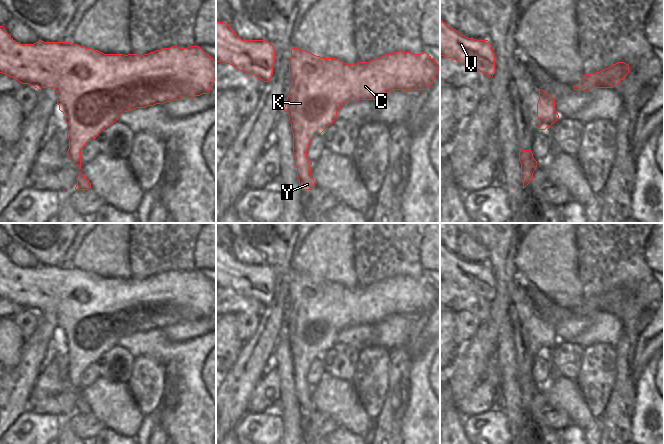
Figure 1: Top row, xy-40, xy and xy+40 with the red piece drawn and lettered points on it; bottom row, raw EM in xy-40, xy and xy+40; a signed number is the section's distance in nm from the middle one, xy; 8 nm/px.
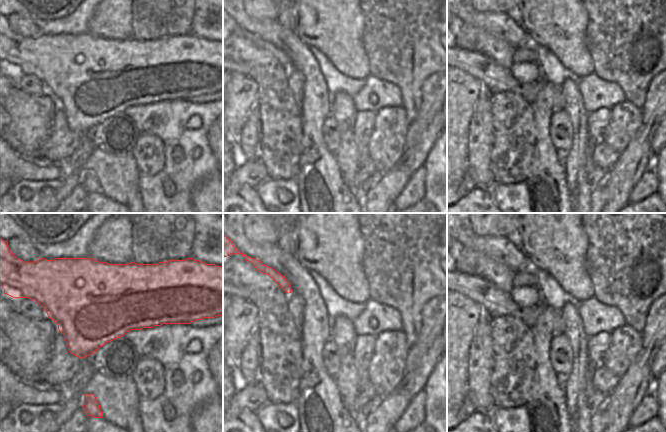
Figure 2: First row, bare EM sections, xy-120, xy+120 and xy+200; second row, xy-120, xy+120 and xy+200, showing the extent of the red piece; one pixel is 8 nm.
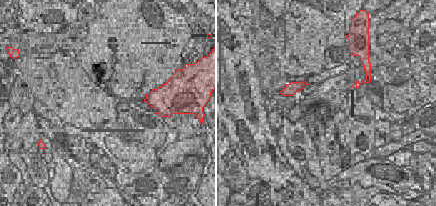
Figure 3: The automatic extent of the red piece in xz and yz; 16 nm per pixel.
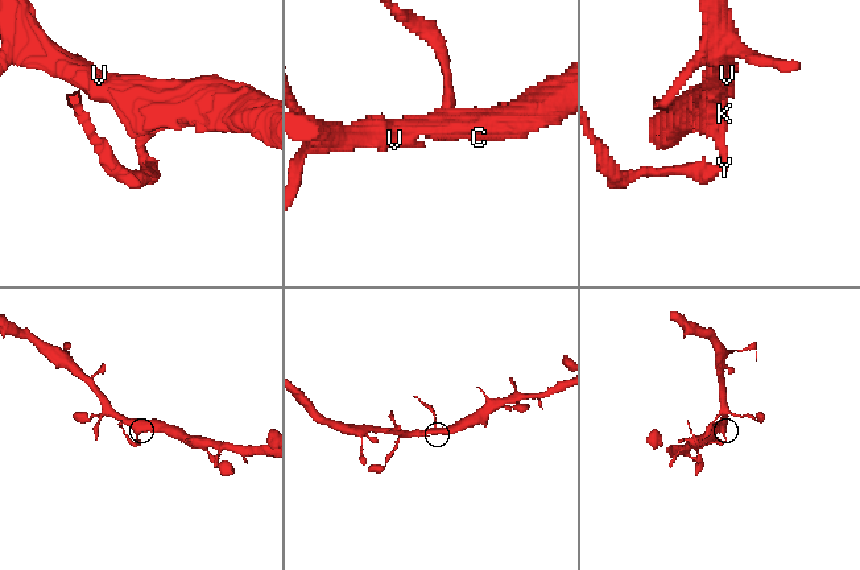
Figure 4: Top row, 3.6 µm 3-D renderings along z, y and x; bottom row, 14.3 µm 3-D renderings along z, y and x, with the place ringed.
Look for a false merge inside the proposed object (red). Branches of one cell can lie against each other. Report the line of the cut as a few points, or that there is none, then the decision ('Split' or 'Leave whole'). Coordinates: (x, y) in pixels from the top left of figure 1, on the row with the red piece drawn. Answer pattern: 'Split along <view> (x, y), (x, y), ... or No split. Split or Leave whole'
Split along xy (306, 153), (300, 153), (295, 158). Split.

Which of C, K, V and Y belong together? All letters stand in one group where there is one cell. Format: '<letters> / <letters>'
C K V / Y

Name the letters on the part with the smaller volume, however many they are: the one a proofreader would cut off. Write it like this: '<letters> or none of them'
Y.

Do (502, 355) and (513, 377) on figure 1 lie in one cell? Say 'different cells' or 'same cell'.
same cell

